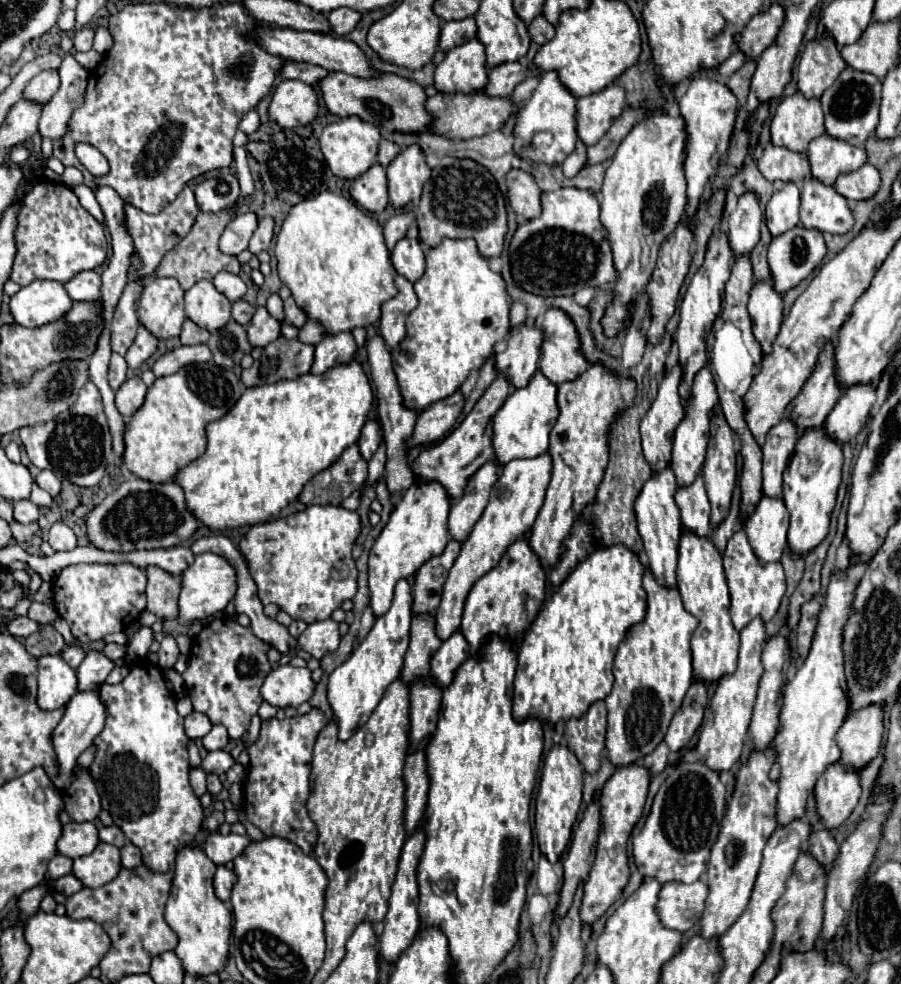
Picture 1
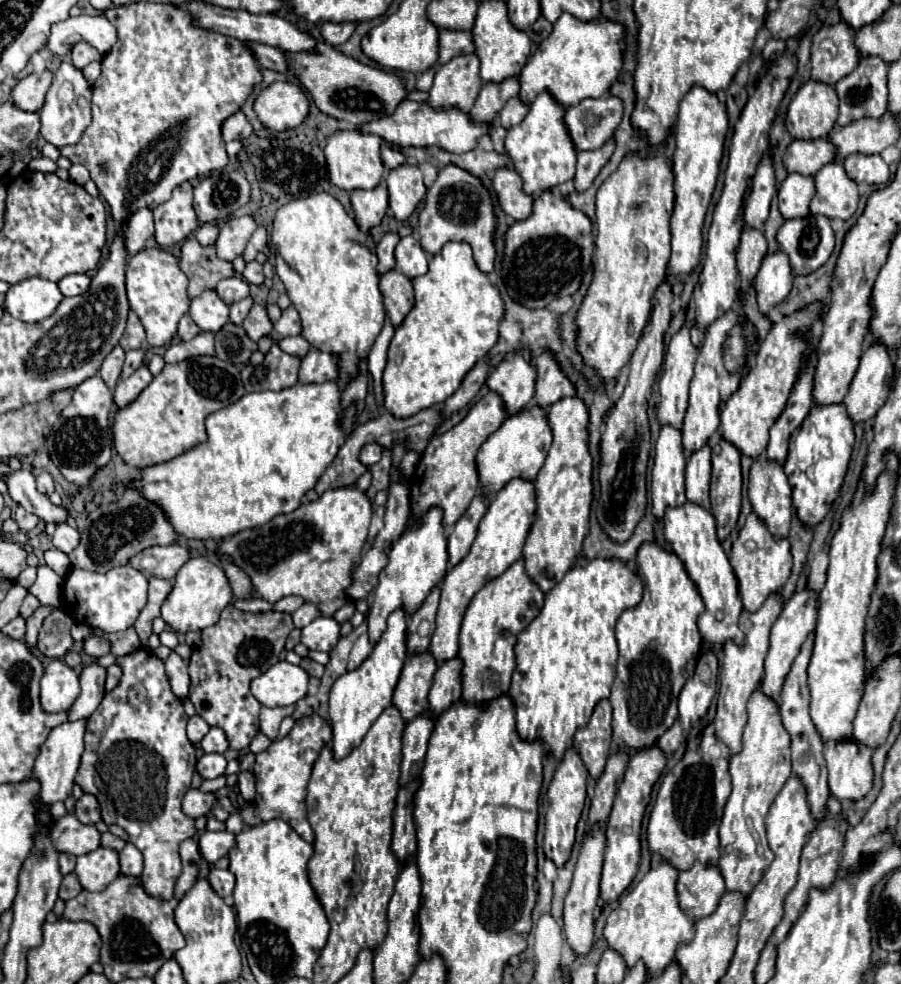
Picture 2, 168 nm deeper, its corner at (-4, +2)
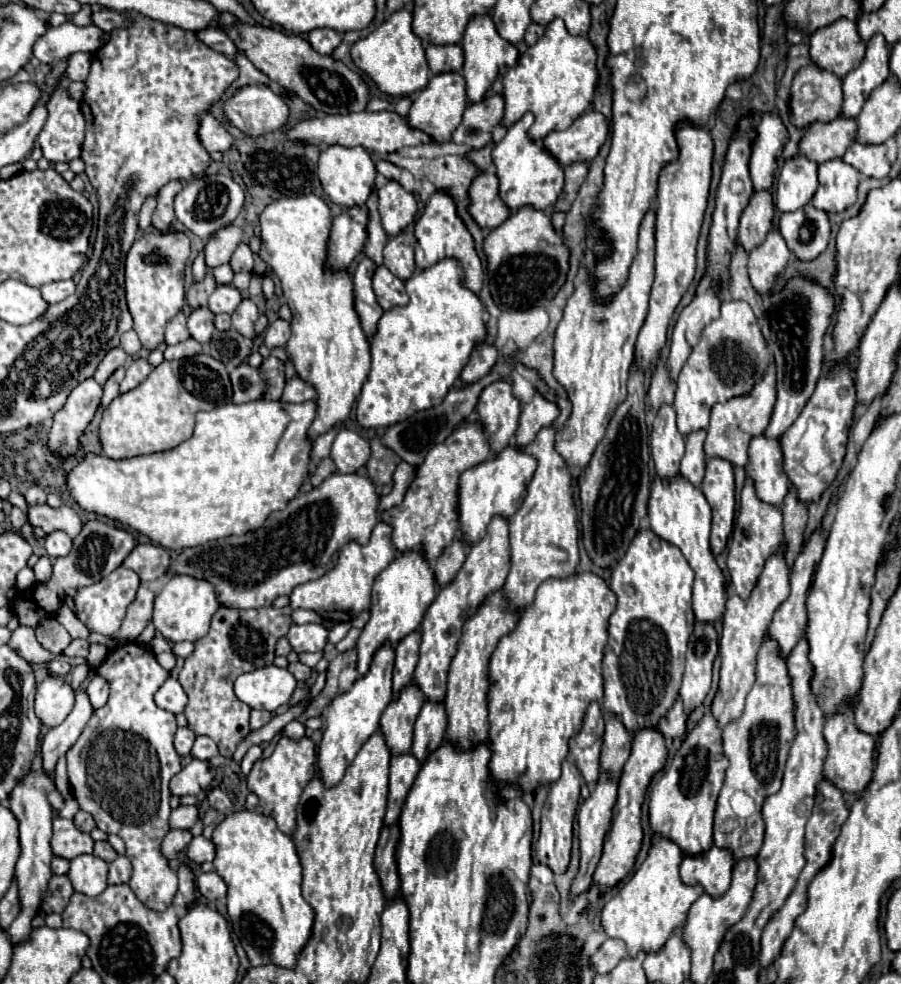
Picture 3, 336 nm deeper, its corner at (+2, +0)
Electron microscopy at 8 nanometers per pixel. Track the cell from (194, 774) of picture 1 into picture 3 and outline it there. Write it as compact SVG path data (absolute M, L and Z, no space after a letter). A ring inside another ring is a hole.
M190 805L190 807L176 807L170 813L170 829L192 829L192 825L200 819L198 807Z

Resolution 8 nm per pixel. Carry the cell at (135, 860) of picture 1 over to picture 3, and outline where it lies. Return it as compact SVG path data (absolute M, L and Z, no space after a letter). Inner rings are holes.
M118 855L112 863L110 863L110 873L108 873L108 883L110 885L120 885L120 883L128 883L132 875L132 865L128 861L126 855Z

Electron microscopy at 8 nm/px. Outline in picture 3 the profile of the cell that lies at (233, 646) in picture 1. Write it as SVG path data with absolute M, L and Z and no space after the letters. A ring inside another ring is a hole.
M222 605L212 617L208 635L196 641L194 653L186 659L178 681L188 695L188 705L184 709L188 727L196 735L214 739L222 757L232 757L238 743L250 733L250 707L234 695L234 679L240 673L270 665L274 661L274 645L288 633L290 625L292 607L230 609Z

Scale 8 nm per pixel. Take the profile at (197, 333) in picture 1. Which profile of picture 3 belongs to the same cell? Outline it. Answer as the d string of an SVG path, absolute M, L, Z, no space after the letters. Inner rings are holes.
M180 311L166 325L166 345L176 345L180 341L186 341L188 337L190 337L190 333L186 327L186 315Z

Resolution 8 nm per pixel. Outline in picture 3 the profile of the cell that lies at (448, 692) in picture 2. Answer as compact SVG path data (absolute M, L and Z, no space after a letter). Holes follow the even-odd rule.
M426 701L422 705L422 711L414 725L414 743L412 743L412 755L424 763L426 755L430 751L436 751L446 737L446 711L442 703L430 703Z

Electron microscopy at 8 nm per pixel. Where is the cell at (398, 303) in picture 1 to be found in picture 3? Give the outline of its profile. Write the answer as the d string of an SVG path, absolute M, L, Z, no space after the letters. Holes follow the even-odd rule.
M384 265L376 267L376 271L374 271L372 289L376 293L378 305L386 311L396 307L396 305L406 305L408 303L404 281L400 281L396 275L392 275Z

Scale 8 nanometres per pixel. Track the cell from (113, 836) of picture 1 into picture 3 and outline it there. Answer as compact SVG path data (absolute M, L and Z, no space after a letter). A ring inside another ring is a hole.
M98 841L94 843L94 855L104 859L106 863L112 863L116 859L116 851L112 849L112 845L108 841Z

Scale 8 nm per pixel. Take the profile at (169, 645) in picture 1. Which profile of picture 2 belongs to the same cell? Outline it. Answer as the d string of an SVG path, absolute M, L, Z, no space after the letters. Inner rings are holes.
M172 651L170 657L166 659L166 675L170 679L174 695L180 699L188 697L188 685L190 685L188 665L182 661L182 657L176 651Z

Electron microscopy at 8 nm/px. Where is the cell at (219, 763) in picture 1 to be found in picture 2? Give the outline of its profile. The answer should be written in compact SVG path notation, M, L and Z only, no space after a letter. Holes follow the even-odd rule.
M206 753L202 759L198 759L196 769L204 779L220 777L226 771L226 757L220 753Z

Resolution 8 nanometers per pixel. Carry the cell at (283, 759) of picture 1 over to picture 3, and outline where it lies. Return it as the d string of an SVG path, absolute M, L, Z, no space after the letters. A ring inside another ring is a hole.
M282 737L274 749L274 753L266 759L258 759L248 775L248 789L258 795L260 811L272 817L278 823L278 829L286 835L294 833L296 827L296 805L308 781L314 777L314 763L316 763L316 749L308 737L300 741Z

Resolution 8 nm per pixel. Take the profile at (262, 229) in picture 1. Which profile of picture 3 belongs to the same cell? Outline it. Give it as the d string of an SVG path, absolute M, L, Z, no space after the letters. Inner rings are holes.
M240 243L238 249L234 251L232 259L230 259L232 271L234 271L234 273L252 271L252 265L254 265L254 261L252 261L252 251L250 251L250 247L248 247L246 243Z

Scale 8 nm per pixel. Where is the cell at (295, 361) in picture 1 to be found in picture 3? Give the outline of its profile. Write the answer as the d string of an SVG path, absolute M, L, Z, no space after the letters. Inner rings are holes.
M274 355L264 359L258 369L242 363L230 373L230 381L234 389L232 403L246 403L254 399L278 401L286 385L284 365Z

